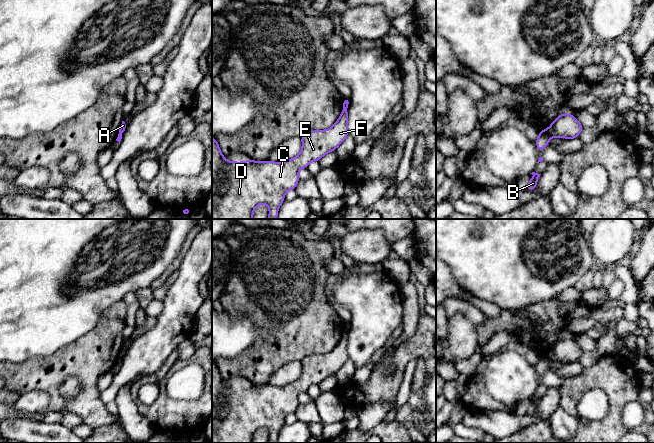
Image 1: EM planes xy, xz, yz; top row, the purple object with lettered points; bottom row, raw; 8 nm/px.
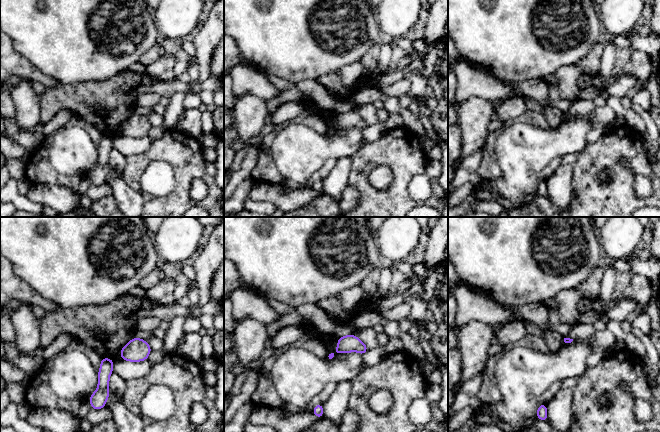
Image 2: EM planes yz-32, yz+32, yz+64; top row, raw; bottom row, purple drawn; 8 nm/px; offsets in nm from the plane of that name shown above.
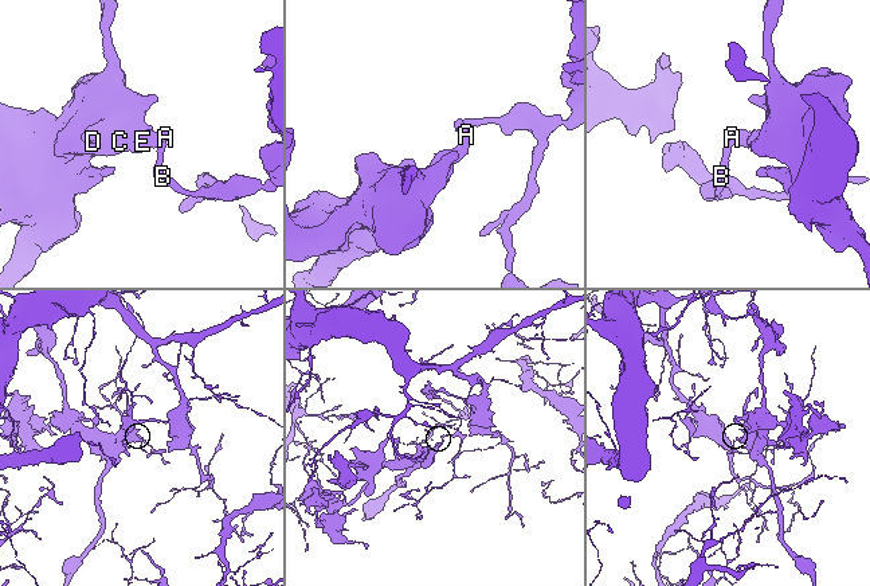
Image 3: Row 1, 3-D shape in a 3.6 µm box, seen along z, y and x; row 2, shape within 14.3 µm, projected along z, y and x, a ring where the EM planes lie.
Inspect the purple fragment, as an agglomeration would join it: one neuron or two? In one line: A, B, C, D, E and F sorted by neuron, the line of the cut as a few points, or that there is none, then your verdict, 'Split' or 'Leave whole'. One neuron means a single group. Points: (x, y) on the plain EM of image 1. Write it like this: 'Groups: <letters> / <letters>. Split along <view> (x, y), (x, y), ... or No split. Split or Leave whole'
Groups: A C D E F / B. Split along yz (546, 354), (551, 360). Split

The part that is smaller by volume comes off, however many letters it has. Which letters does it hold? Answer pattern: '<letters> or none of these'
A, C, D, E, F

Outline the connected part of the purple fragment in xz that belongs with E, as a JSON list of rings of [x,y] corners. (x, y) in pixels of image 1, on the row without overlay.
[[[343,332],[337,346],[331,352],[307,356],[301,360],[303,370],[300,377],[283,387],[256,386],[252,383],[244,386],[226,385],[217,364],[212,361],[212,443],[253,443],[253,435],[260,428],[269,430],[268,443],[277,443],[285,417],[295,413],[300,404],[298,395],[337,373],[349,359],[347,345],[348,335],[347,332]]]

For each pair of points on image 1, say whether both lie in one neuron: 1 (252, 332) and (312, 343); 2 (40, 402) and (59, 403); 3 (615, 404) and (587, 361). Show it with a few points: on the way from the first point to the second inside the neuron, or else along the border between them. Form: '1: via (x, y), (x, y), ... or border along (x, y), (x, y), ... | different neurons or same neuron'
1: border along (255, 322), (273, 334), (273, 344) | different neurons
2: border along (29, 391), (44, 390), (49, 395), (47, 411) | different neurons
3: border along (601, 356), (594, 363), (584, 368) | different neurons

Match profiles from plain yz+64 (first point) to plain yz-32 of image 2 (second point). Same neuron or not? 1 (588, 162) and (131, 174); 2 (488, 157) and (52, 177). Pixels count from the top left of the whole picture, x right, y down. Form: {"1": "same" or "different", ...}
{"1": "same", "2": "same"}

